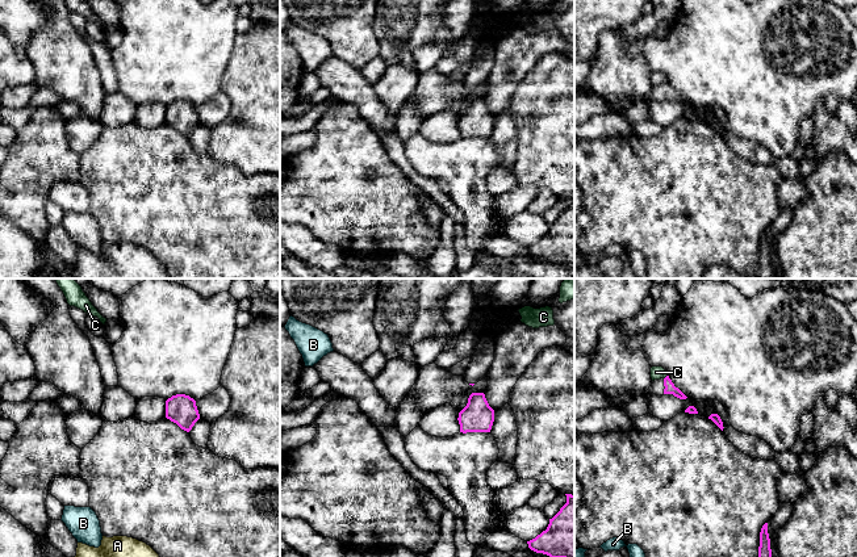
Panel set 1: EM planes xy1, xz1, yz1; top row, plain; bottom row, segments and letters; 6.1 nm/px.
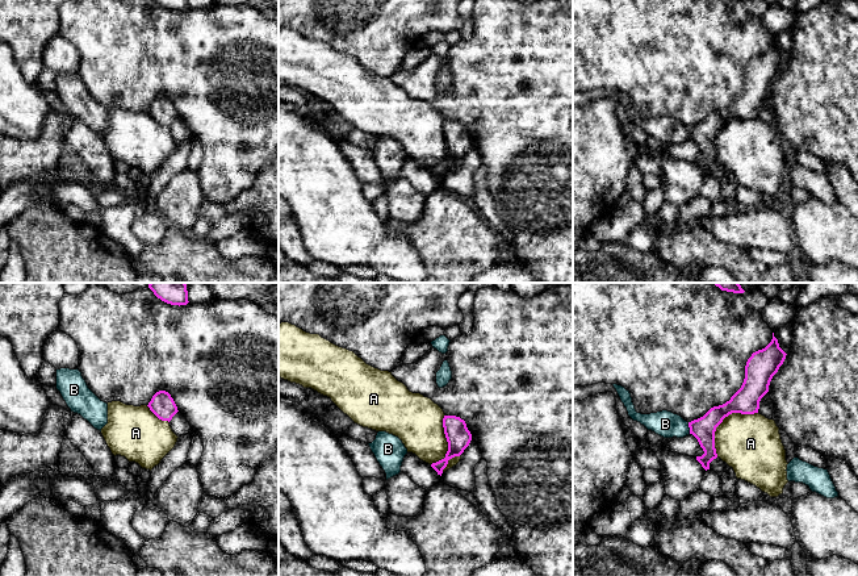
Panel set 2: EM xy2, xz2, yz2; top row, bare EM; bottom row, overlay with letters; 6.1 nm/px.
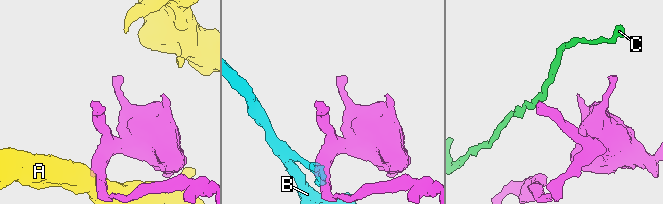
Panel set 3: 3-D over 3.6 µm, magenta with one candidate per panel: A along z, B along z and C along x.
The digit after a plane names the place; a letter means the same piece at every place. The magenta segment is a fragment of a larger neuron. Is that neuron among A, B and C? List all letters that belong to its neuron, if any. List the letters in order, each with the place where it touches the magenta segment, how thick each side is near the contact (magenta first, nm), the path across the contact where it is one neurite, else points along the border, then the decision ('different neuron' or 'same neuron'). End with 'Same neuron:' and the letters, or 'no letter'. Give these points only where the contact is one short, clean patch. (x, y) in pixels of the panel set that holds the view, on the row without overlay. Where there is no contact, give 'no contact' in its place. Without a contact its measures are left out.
A: yz2 (722, 126) | 160/360 nm | different neuron
B: yz2 (689, 132) | 150/160 nm | along yz2 (687, 128), (690, 138) | different neuron
C: yz1 (665, 83) | 60/80 nm | along yz1 (667, 80), (664, 84) | different neuron
Same neuron: no letter

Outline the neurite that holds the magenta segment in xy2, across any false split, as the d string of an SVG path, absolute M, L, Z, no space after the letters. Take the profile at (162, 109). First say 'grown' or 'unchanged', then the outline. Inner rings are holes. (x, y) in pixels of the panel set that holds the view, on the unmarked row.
unchanged; M166 96L156 97L147 112L159 125L168 128L179 117L173 104Z

